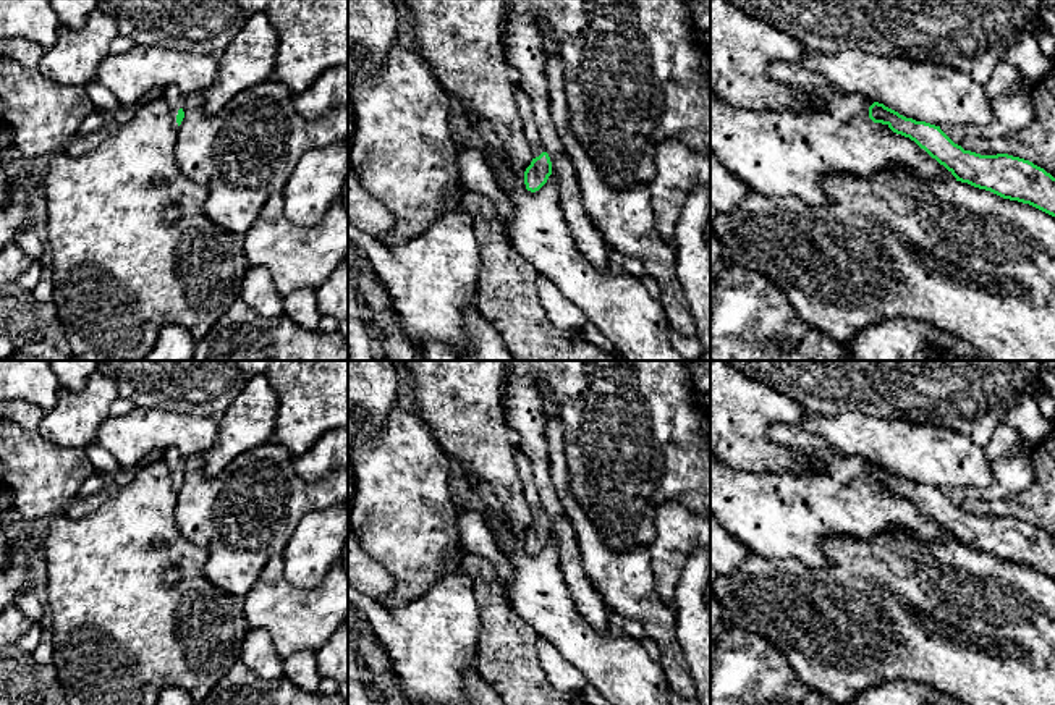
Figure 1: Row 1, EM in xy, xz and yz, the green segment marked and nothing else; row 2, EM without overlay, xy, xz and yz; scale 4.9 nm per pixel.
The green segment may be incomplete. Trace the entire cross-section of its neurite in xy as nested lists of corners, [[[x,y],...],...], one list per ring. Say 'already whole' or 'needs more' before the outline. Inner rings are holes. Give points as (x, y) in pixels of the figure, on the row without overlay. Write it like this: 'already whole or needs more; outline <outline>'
needs more; outline [[[176,448],[165,450],[162,459],[170,469],[170,475],[175,488],[180,488],[184,480],[183,469],[184,469],[186,459],[181,456],[181,453]]]

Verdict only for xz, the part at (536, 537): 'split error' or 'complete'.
split error

